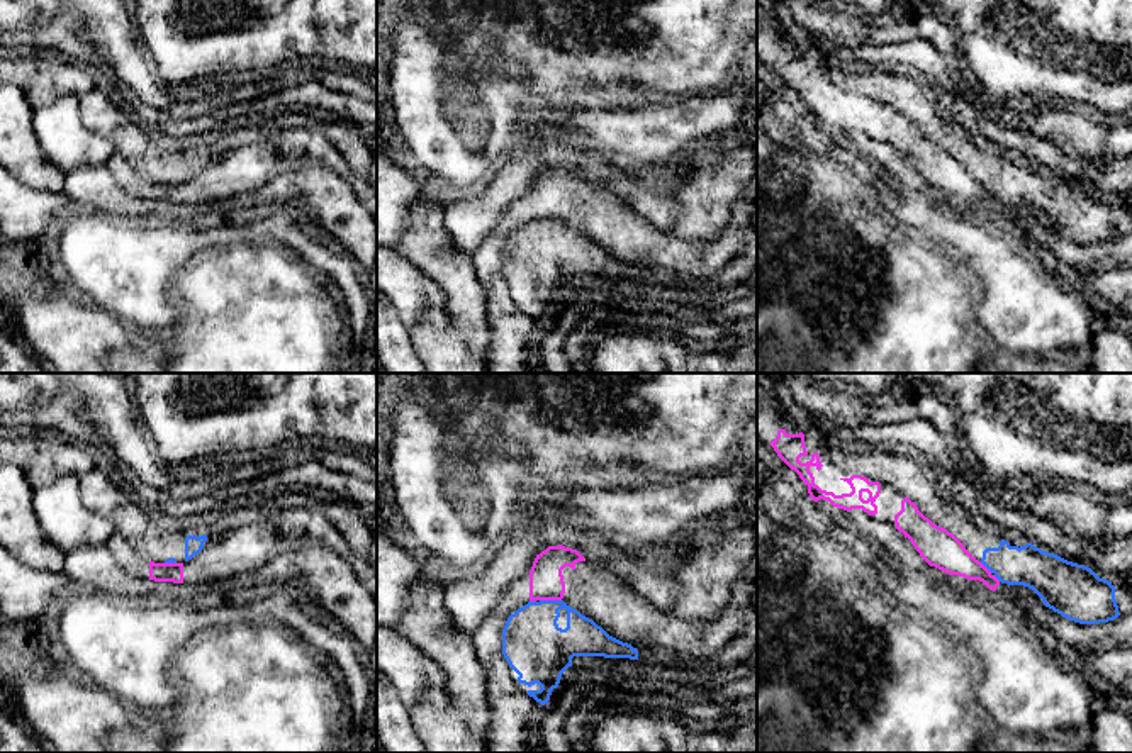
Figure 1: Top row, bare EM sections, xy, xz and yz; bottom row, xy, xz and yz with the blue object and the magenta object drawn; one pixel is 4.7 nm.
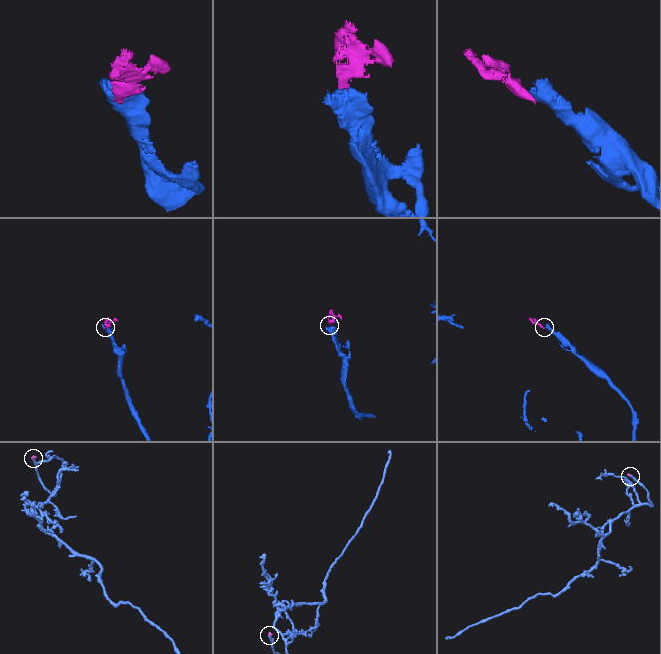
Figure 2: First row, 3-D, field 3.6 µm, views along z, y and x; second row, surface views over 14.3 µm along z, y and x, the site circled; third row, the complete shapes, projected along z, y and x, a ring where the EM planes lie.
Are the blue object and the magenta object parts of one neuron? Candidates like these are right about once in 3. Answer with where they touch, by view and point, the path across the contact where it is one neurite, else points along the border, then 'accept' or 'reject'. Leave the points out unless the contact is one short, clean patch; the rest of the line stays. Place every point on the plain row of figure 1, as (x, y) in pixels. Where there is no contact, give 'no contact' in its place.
meets blue in xz at (550, 221); border along xz (540, 219), (560, 221); reject

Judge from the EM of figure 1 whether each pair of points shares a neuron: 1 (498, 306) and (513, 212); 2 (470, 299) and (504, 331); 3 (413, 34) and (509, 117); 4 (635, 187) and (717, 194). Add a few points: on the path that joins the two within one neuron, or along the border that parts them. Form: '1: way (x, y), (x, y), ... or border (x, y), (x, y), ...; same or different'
1: border (501, 272), (493, 278), (487, 294); different
2: border (486, 294), (487, 355); different
3: way (428, 61), (482, 114); same
4: way (655, 202), (696, 202); same

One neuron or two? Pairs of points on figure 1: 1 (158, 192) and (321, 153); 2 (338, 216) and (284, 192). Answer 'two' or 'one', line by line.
1: one
2: one

